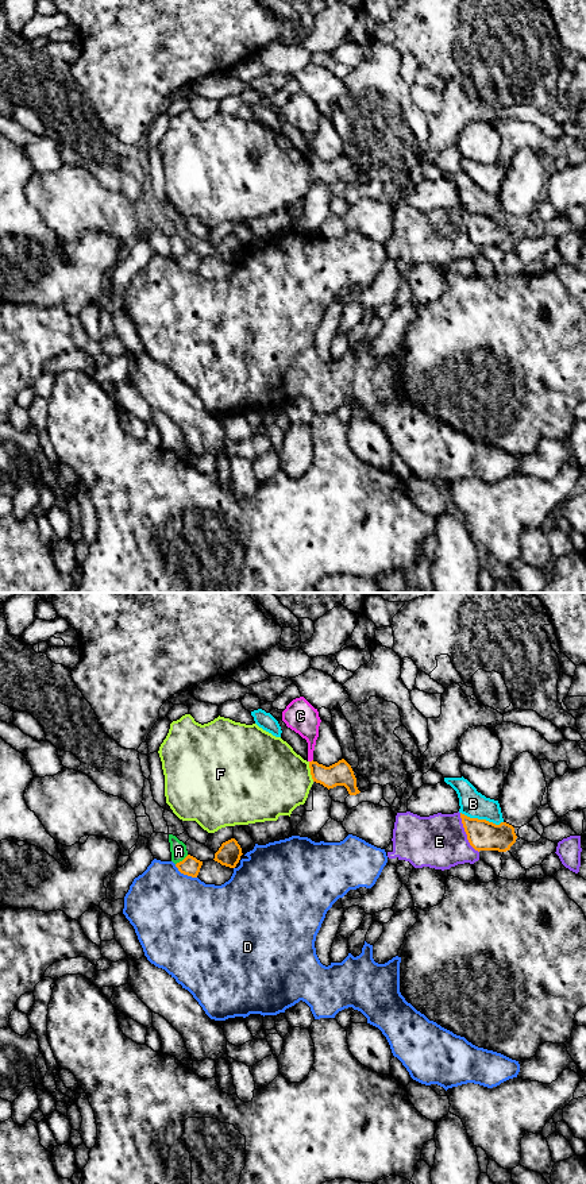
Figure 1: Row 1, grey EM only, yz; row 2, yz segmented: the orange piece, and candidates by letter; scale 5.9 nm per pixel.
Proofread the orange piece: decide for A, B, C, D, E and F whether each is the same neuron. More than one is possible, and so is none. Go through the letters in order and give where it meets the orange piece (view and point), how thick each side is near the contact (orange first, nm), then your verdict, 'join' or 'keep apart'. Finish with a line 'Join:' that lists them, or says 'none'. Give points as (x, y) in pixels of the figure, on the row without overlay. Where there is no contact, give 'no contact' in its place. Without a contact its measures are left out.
A: yz (182, 255) | 110/100 nm | keep apart
B: yz (482, 215) | 180/160 nm | keep apart
C: yz (312, 155) | 140/180 nm | keep apart
D: yz (185, 269) | 110/500 nm | keep apart
E: yz (466, 228) | 180/320 nm | keep apart
F: yz (311, 166) | 140/440 nm | keep apart
Join: none

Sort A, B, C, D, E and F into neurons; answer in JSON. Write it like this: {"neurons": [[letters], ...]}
{"neurons": [["A", "D"], ["B"], ["C"], ["E"], ["F"]]}

